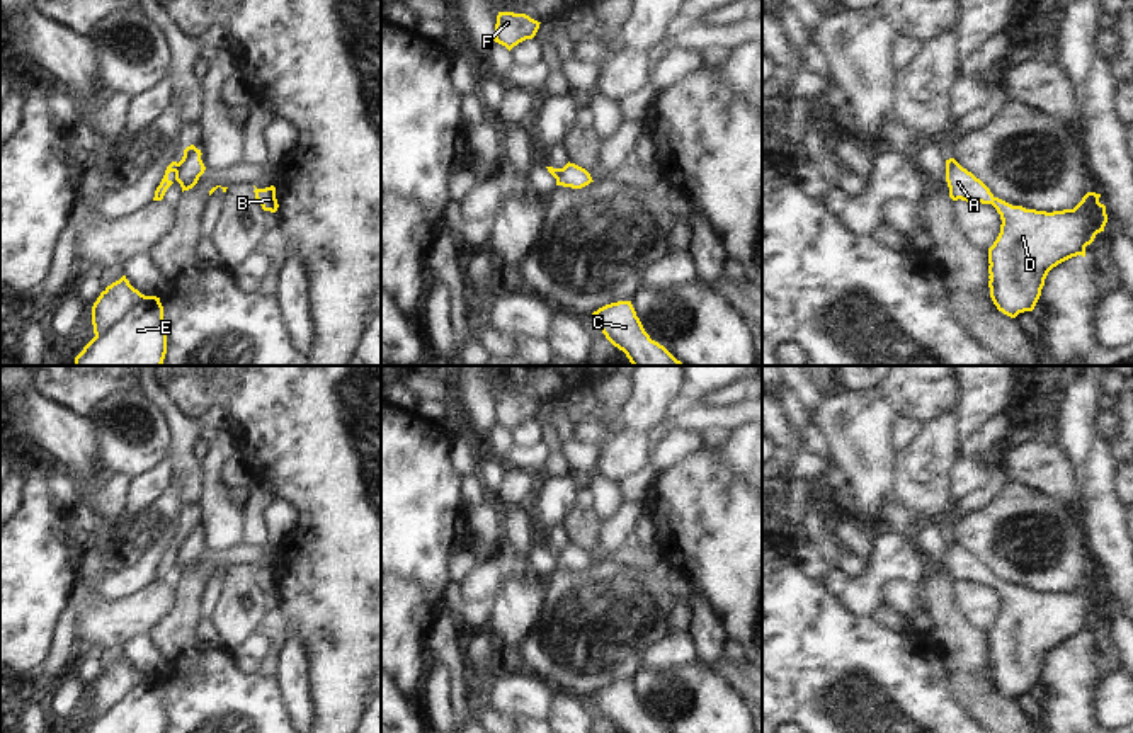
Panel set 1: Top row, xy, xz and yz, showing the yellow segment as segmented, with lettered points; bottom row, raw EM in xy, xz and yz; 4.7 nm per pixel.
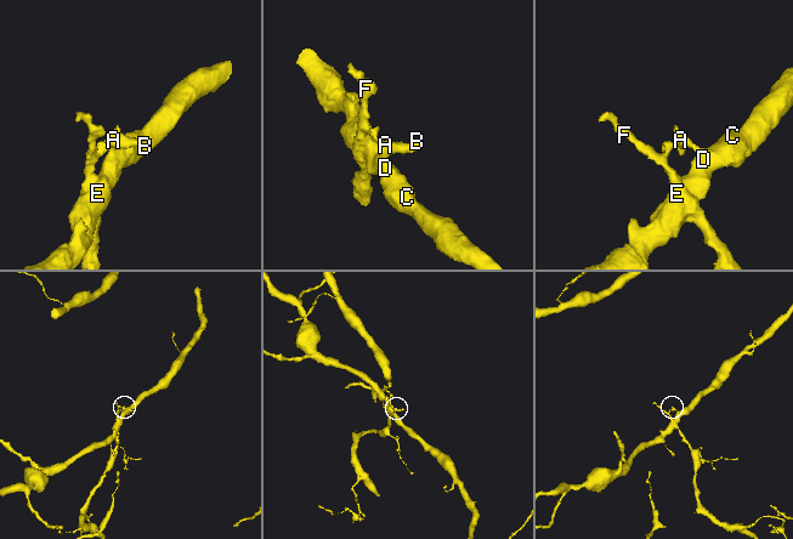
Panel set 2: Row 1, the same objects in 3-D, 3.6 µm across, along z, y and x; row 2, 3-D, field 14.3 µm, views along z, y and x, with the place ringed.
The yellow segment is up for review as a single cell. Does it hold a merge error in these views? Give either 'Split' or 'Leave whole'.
Split.

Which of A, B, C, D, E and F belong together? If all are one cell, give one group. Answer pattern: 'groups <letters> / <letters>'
groups A B C D E / F

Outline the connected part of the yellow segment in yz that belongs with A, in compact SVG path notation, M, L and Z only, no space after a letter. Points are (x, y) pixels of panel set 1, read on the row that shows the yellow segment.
M954 158L946 160L946 182L953 201L992 204L1000 214L1000 233L988 248L988 287L997 310L1011 318L1033 311L1048 272L1072 257L1085 257L1085 247L1107 223L1096 192L1087 192L1073 209L1026 209L995 197Z

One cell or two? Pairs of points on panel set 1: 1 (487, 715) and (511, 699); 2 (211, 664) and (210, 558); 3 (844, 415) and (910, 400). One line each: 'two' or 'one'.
1: two
2: two
3: two

